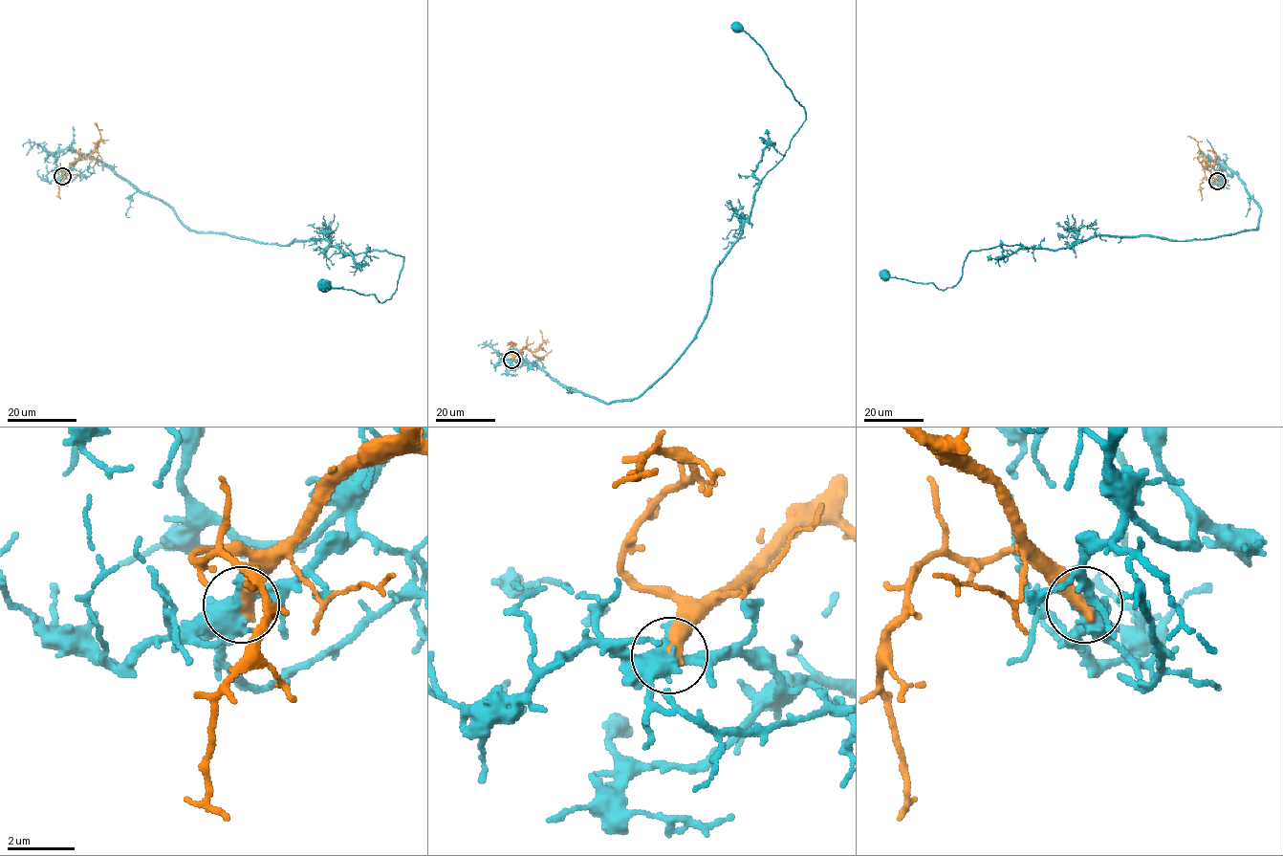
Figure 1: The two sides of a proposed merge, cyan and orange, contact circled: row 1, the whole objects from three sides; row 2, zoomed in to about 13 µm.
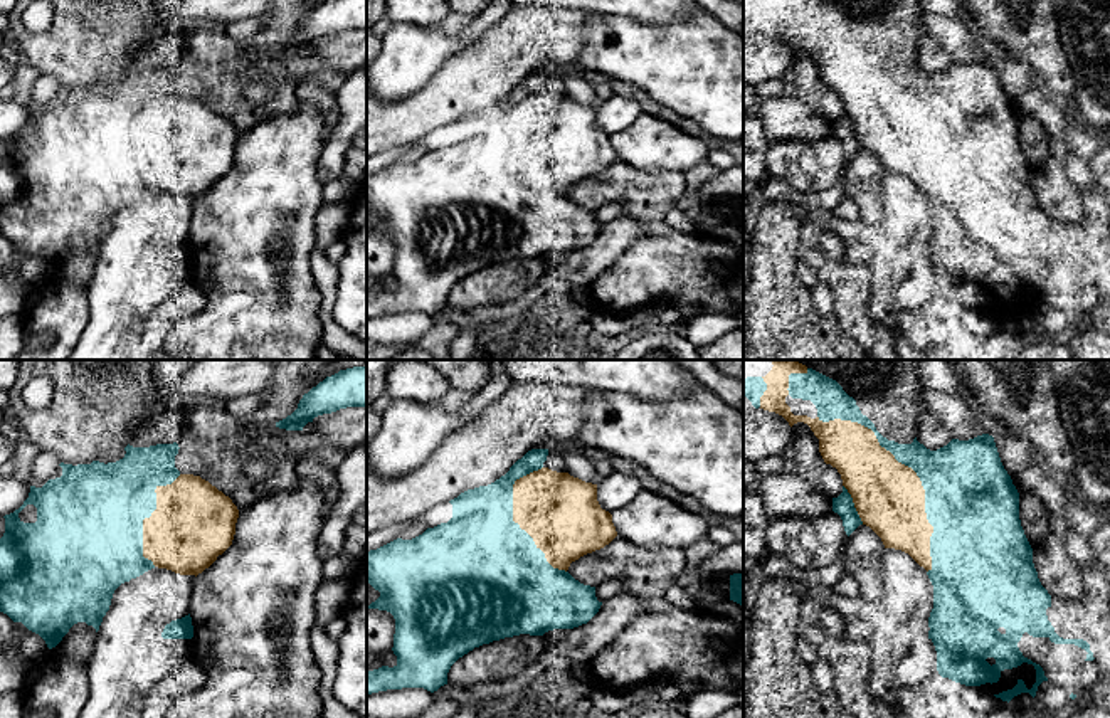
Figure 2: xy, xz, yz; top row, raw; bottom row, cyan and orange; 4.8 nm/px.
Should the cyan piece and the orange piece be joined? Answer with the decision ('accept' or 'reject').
reject

